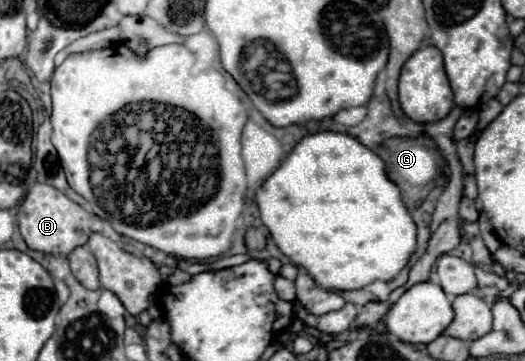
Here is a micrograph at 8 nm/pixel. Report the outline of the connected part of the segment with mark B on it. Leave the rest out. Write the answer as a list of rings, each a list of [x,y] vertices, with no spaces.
[[[35,183],[27,191],[25,199],[19,205],[17,221],[27,247],[41,253],[51,253],[51,255],[69,255],[75,247],[85,245],[91,233],[101,233],[103,229],[103,221],[99,217],[91,217],[75,201],[71,201],[61,191],[45,183]]]

